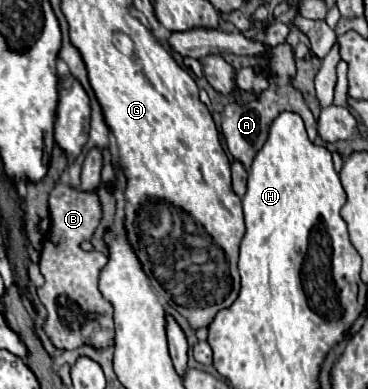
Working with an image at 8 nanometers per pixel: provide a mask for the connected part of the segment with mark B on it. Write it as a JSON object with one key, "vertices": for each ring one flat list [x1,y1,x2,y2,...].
{"vertices":[[59,180,49,194,49,214,51,230,45,236,39,262,45,284,37,288,39,300,47,310,43,330,59,350,81,348,83,344,91,344,95,348,109,346,113,342,113,308,97,288,99,272,107,264,107,256,101,252,81,250,81,242,91,238,101,220,97,194,69,188]]}

